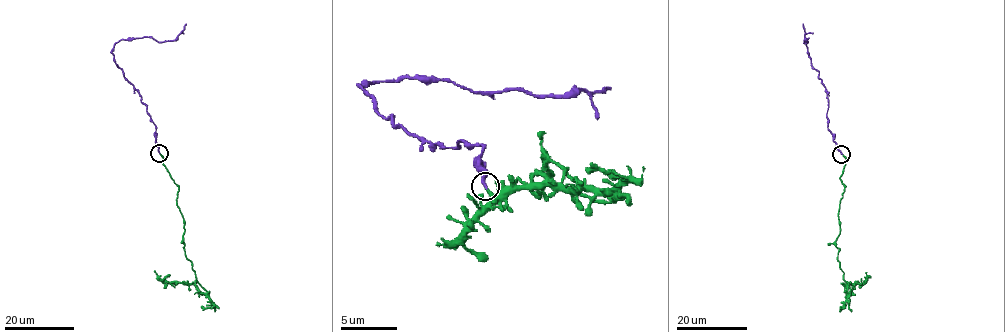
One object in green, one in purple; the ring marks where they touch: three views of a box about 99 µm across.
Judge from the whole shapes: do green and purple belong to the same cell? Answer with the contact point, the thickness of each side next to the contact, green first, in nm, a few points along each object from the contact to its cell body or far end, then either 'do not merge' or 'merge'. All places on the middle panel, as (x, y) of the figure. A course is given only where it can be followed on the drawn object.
place (485, 186); calibres 200 and 240 nm; course green (484, 187), (541, 192), (545, 157), (577, 182), (506, 188), (435, 244); course purple (484, 187), (478, 168), (482, 146), (426, 144), (385, 118), (364, 85), (439, 78), (474, 92), (610, 88); merge

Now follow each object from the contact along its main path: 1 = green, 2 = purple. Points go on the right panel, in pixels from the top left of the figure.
1: (842, 154), (846, 164), (840, 178), (844, 185), (837, 258), (846, 284), (861, 284), (866, 272)
2: (842, 154), (828, 128), (827, 90), (819, 72), (811, 65), (804, 42), (807, 39), (806, 43), (803, 23)

